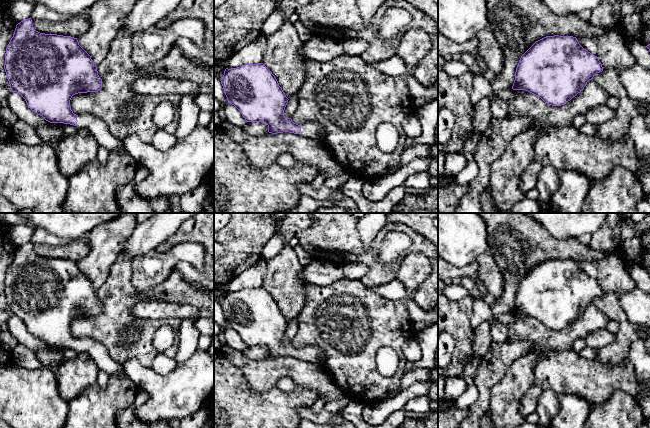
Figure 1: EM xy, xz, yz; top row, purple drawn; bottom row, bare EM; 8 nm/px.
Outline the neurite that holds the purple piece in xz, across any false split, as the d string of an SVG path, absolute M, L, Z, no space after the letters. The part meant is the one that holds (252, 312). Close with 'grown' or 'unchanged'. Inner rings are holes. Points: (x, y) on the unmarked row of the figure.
M263 287L226 292L220 305L228 327L234 329L247 346L264 346L272 358L289 356L323 364L325 355L319 347L300 350L284 340L289 323Z; grown

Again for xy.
M26 243L16 249L5 277L4 293L10 312L19 317L28 331L50 347L64 347L88 353L99 370L109 376L127 376L119 363L114 361L106 347L91 339L76 339L71 334L70 324L78 317L98 316L102 312L102 303L91 280L79 269L77 262L57 258L45 258L36 255L32 243Z; grown

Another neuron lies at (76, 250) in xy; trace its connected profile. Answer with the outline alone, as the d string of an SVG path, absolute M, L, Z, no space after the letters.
M75 239L62 245L34 244L33 251L40 257L78 262L88 255L90 246L88 242Z

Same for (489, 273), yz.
M489 250L482 253L477 262L479 263L478 277L482 281L484 288L496 299L499 299L504 287L504 278L499 265Z

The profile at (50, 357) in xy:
M46 346L44 349L37 350L36 355L43 367L55 370L63 360L62 350L64 347Z

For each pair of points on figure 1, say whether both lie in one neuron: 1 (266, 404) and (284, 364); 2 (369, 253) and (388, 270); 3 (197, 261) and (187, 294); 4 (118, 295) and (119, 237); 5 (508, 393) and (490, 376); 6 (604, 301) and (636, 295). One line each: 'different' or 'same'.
1: different
2: same
3: different
4: different
5: different
6: different

